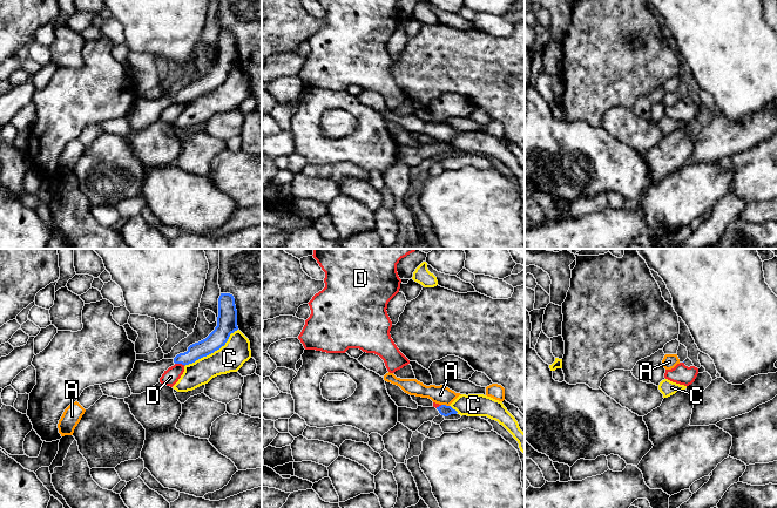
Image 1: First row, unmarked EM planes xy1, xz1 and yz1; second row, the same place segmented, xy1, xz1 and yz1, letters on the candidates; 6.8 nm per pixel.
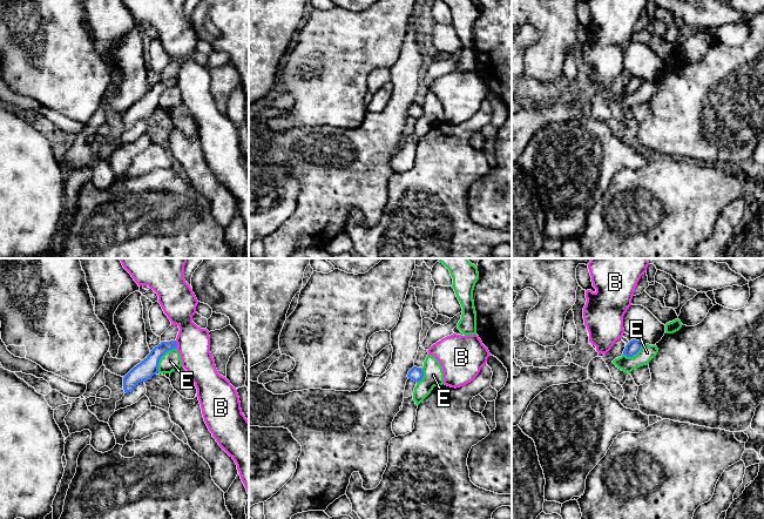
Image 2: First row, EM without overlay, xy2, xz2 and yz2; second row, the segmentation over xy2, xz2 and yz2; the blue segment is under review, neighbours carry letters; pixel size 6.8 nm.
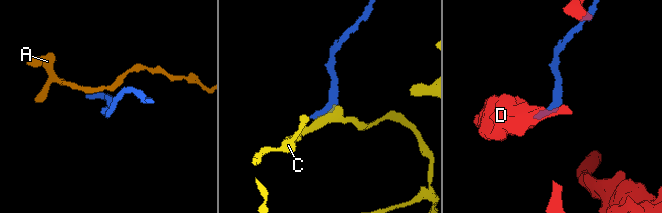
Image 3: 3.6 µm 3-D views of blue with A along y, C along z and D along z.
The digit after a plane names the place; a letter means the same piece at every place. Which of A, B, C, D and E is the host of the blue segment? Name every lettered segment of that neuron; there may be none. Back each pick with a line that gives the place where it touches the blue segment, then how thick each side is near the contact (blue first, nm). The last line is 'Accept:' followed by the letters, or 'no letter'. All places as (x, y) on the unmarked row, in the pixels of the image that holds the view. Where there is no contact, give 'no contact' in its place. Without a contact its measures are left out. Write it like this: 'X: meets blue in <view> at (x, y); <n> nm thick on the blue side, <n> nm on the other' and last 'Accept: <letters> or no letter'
Accept: no letter

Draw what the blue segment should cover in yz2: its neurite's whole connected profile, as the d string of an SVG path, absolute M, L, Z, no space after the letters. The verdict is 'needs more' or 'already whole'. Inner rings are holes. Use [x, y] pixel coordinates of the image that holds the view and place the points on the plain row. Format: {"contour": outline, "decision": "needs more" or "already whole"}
{"contour": "M633 76L626 82L623 92L626 92L627 94L633 94L634 92L636 92L640 88L640 86L643 82L644 82L644 79Z", "decision": "already whole"}

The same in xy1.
{"contour": "M221 31L218 35L217 63L203 77L188 84L184 90L174 96L162 96L156 100L136 97L127 120L133 131L141 131L160 120L162 111L175 101L189 102L207 94L225 82L231 70L238 67L235 35L230 31Z", "decision": "needs more"}

